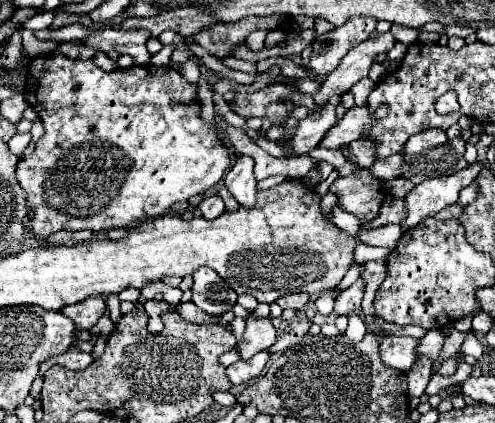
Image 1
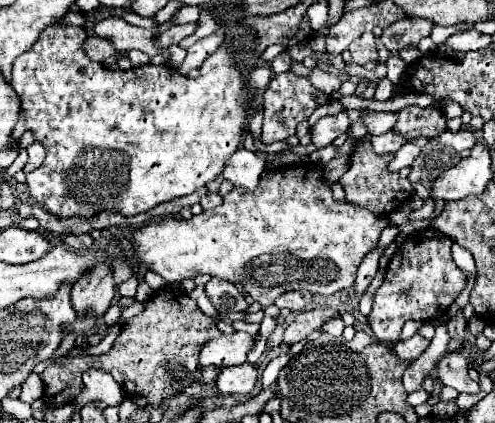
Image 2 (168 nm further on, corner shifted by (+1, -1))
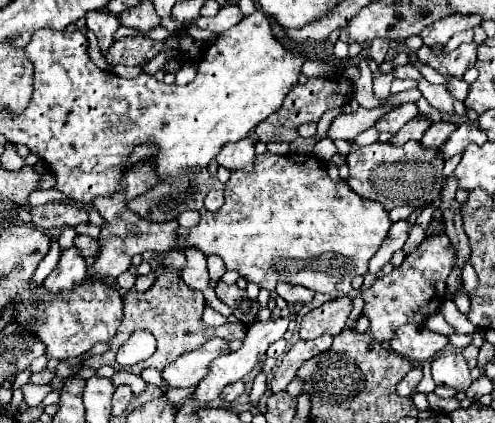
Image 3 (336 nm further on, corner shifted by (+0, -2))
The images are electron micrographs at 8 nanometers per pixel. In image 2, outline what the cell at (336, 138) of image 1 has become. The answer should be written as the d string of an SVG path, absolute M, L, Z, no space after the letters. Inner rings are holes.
M367 111L363 115L363 123L367 127L367 135L383 135L395 125L395 113Z

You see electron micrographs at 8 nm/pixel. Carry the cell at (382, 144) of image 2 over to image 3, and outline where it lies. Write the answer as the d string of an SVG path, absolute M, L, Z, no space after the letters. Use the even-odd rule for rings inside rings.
M416 116L412 122L408 122L400 132L394 134L392 138L392 144L400 146L400 144L406 144L408 140L420 140L424 136L424 132L432 126L432 120L428 116Z

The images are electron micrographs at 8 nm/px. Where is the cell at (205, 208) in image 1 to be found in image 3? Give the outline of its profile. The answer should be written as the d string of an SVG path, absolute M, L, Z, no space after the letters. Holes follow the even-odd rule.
M210 190L206 194L206 200L204 200L204 208L210 210L210 212L216 212L220 210L224 204L224 192L222 190Z

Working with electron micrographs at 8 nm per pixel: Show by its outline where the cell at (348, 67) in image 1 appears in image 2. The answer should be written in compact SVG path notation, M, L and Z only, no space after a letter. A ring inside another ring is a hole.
M401 19L383 29L379 39L389 51L401 51L405 47L417 47L419 41L429 35L431 27L433 23L427 19Z

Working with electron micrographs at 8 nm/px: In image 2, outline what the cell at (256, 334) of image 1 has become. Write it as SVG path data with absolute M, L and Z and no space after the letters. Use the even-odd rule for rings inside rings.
M233 331L231 335L221 335L217 339L211 339L201 355L199 363L201 367L207 365L243 365L247 361L247 353L255 347L255 335L245 331Z

